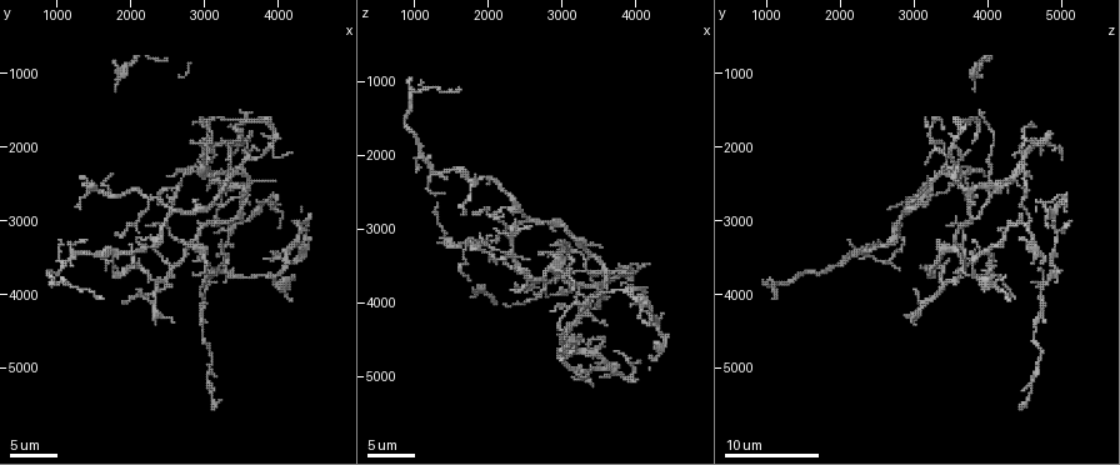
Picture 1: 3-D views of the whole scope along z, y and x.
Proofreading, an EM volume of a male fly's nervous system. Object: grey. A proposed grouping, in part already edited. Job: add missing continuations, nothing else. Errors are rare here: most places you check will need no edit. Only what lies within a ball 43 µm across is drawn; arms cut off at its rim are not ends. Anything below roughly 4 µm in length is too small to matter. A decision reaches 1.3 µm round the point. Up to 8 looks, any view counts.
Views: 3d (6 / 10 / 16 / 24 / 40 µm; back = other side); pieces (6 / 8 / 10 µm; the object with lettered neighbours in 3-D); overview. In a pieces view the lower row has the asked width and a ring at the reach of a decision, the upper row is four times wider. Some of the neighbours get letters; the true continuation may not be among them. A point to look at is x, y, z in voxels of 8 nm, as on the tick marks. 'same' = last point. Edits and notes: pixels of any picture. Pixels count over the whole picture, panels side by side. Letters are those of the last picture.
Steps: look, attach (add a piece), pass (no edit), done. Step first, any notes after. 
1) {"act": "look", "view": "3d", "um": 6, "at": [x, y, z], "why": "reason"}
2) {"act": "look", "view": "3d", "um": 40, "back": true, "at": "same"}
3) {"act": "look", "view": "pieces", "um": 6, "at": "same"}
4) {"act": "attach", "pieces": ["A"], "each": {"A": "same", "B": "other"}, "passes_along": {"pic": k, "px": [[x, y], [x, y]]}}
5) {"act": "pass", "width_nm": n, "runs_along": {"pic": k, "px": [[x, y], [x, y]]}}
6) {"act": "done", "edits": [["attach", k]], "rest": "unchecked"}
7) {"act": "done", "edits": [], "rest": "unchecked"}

{"act": "look", "view": "3d", "um": 6, "at": [2500, 2650, 3900], "why": "an open end"}

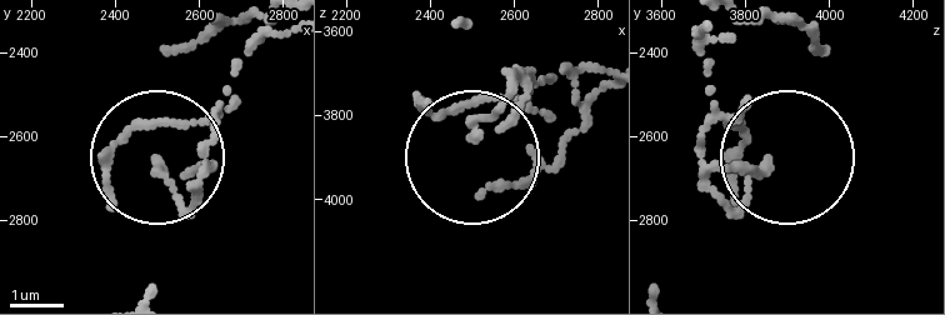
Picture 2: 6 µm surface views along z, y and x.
{"act": "look", "view": "pieces", "um": 10, "at": [2505, 2675, 3855], "why": "see the neighbours"}

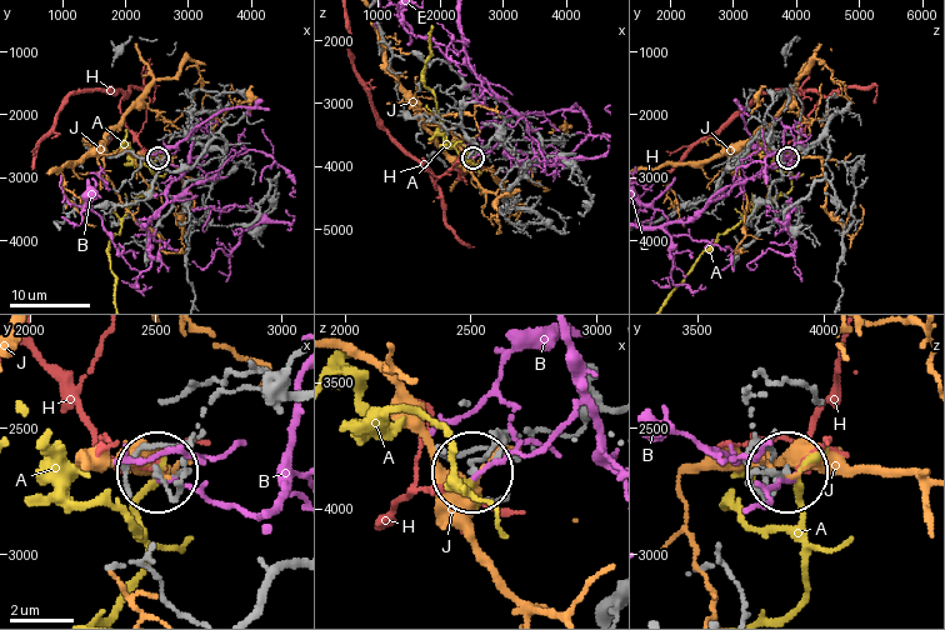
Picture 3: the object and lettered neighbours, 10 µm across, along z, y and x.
{"act": "pass", "each": {"A": "other", "B": "other", "H": "other", "J": "other"}, "runs_along": {"pic": 3, "px": [[293, 394], [228, 391], [201, 419], [188, 464], [158, 475]]}, "found": "no lettered piece goes on from it"}

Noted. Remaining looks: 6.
{"act": "look", "view": "3d", "um": 6, "at": [2900, 2150, 3400], "why": "an open end"}

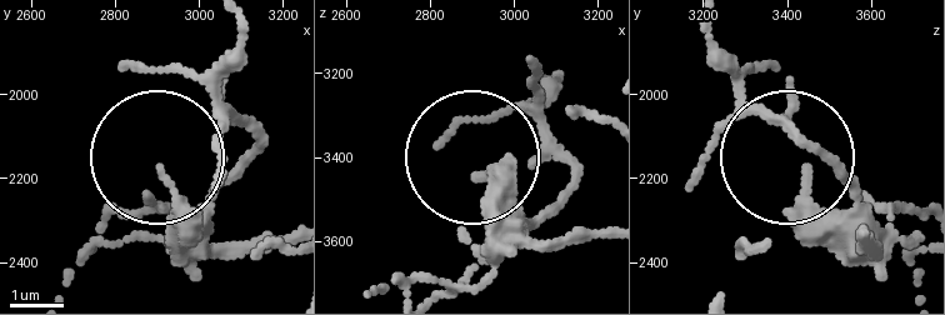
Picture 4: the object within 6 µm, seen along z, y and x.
{"act": "look", "view": "pieces", "um": 8, "at": [2915, 2190, 3450]}

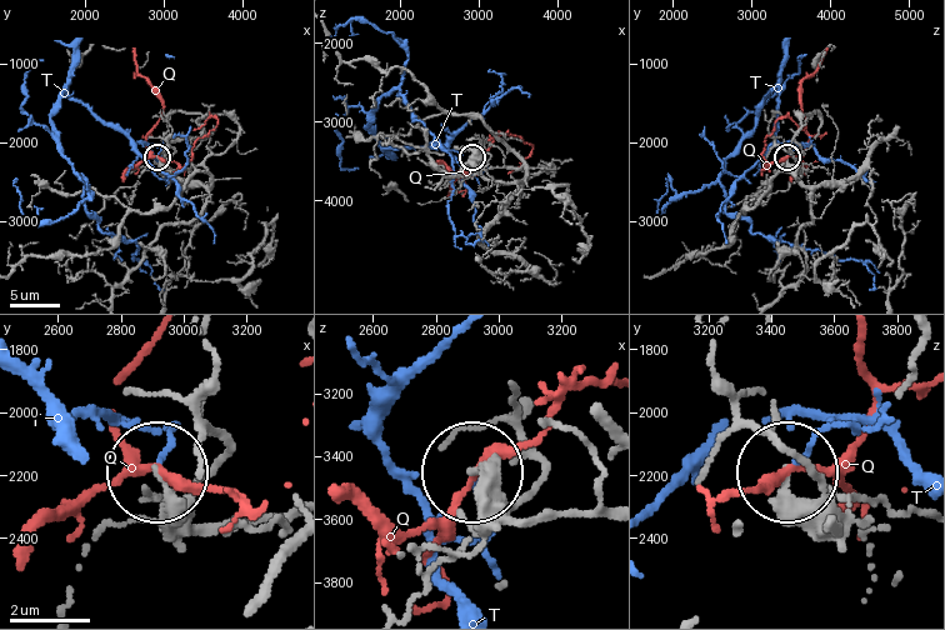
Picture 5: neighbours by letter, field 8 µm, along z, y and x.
{"act": "pass", "each": {"Q": "other", "T": "other"}, "runs_along": {"pic": 5, "px": [[795, 240], [799, 229], [811, 220], [811, 194], [786, 156]]}, "found": "no lettered piece goes on from it"}

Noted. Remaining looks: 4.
{"act": "look", "view": "pieces", "um": 10, "at": [2700, 3300, 3300], "why": "branch stops here"}

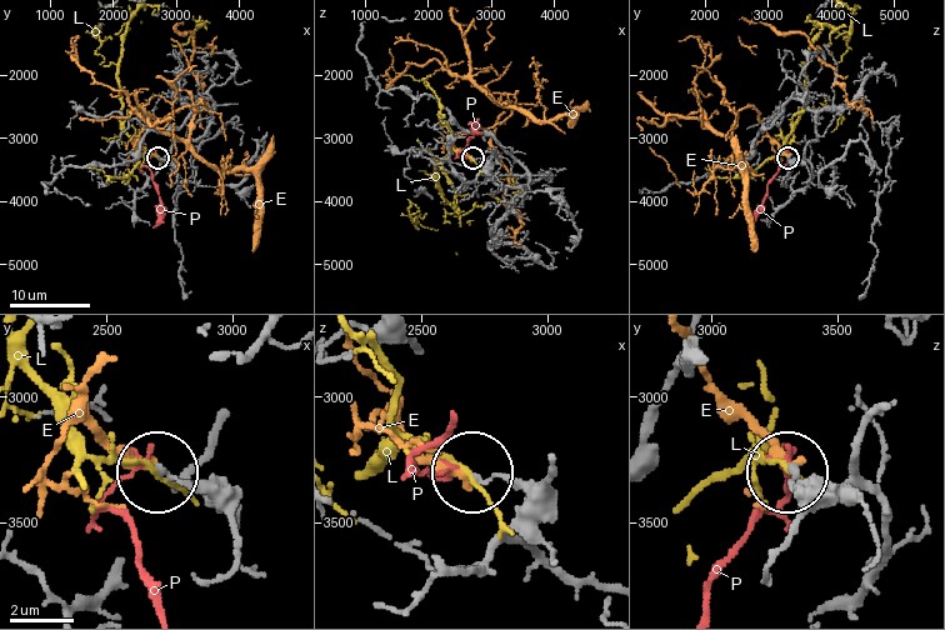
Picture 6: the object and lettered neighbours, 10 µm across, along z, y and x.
{"act": "pass", "width_nm": 200, "each": {"E": "other", "L": "other", "P": "other"}, "runs_along": {"pic": 6, "px": [[550, 565], [534, 509], [501, 479], [473, 476]]}, "found": "none of them fits"}

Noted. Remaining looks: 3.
{"act": "look", "view": "pieces", "um": 10, "at": [2900, 3600, 4100], "why": "free end"}

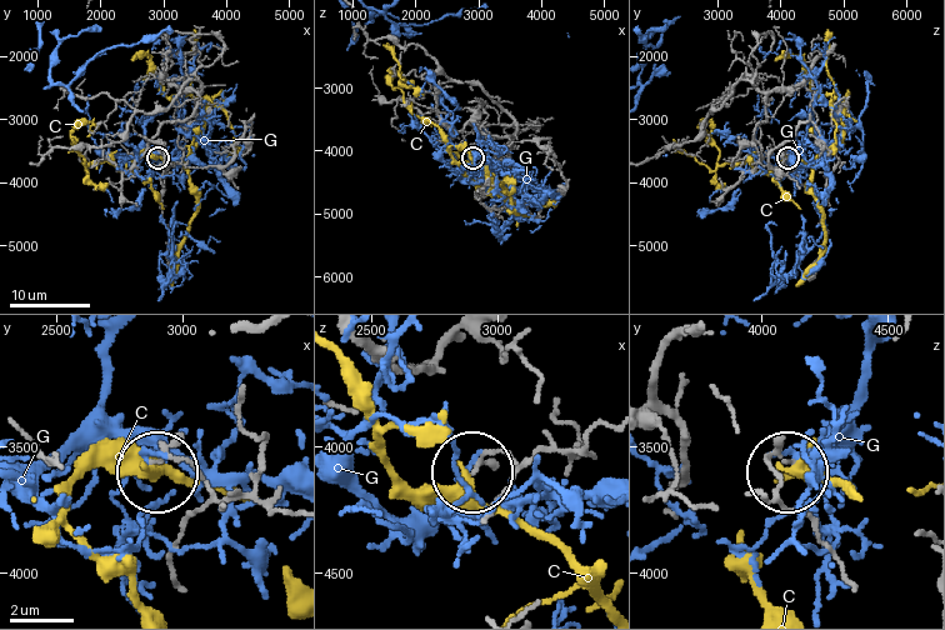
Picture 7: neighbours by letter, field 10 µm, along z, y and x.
{"act": "pass", "each": {"C": "other", "G": "other"}, "runs_along": {"pic": 7, "px": [[503, 364], [538, 380], [545, 444], [478, 466]]}, "found": "no lettered piece goes on from it"}

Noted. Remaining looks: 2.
{"act": "done", "edits": [], "rest": "unchecked"}

